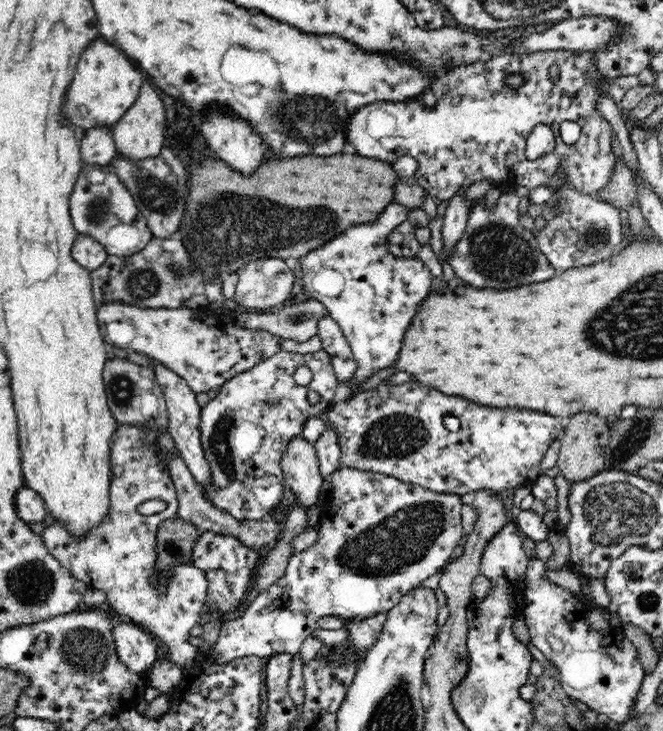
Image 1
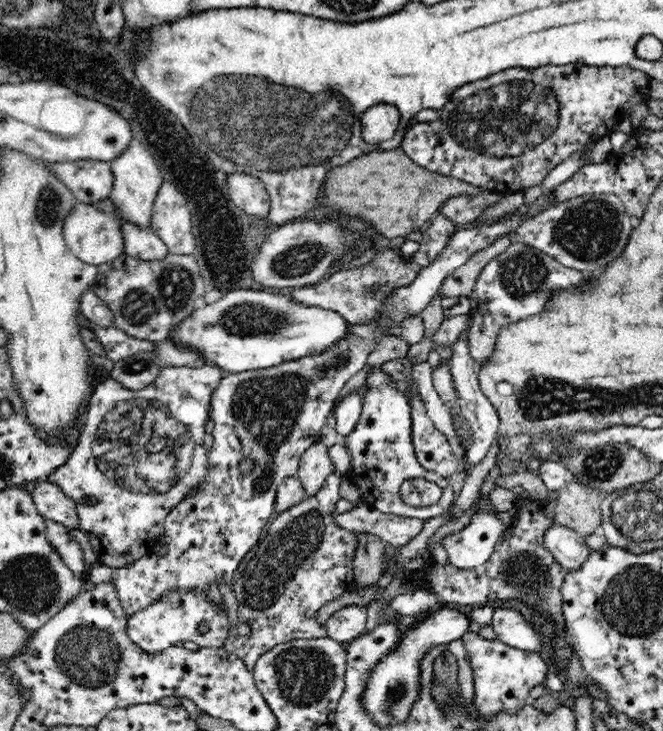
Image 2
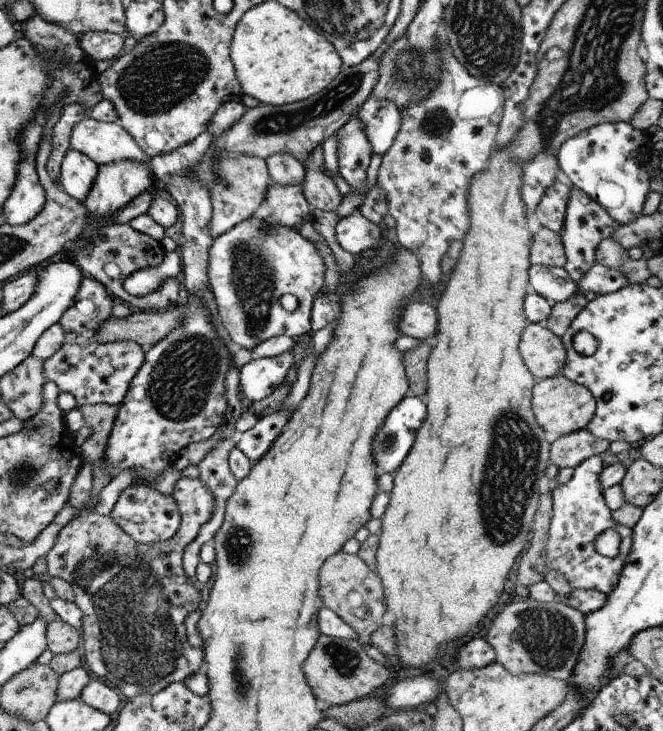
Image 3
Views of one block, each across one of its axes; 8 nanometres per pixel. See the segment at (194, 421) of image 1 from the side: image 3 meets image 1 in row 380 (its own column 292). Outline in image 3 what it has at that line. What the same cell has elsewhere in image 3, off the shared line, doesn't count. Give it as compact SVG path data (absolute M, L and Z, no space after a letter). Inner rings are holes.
M273 154L265 159L272 183L280 186L302 185L305 179L305 167L287 154Z

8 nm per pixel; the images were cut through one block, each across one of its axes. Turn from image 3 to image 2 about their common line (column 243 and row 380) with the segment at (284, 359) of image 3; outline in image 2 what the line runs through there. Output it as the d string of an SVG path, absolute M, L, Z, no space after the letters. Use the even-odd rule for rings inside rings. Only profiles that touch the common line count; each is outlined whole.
M379 367L371 371L364 386L367 386L367 390L362 397L360 420L348 436L339 438L340 444L346 445L352 453L352 469L346 476L358 488L362 504L384 514L397 514L420 520L438 516L450 509L454 502L454 491L450 482L437 473L425 470L414 453L411 406L403 394L404 390L401 390L400 382L386 375ZM412 478L424 478L435 482L442 488L440 500L426 508L408 506L400 496L400 487L404 481Z

